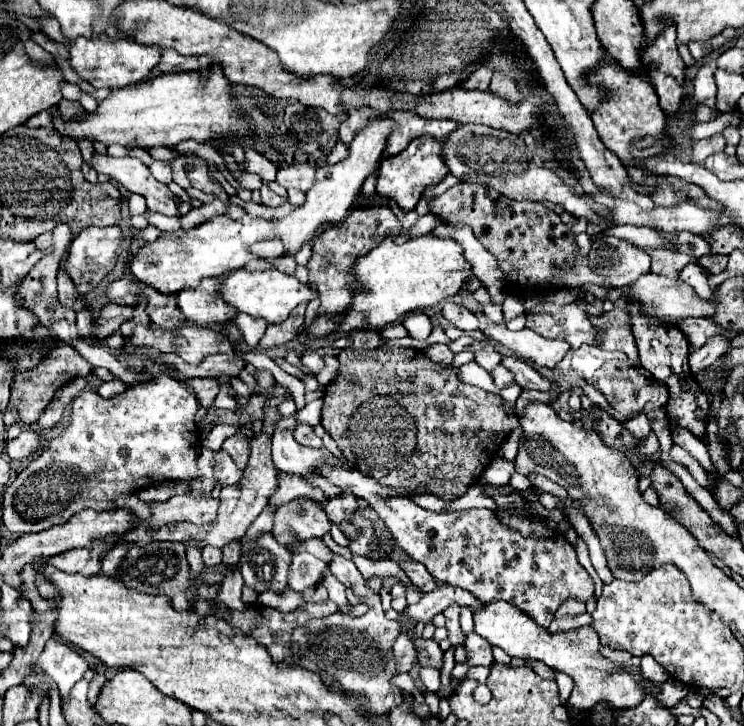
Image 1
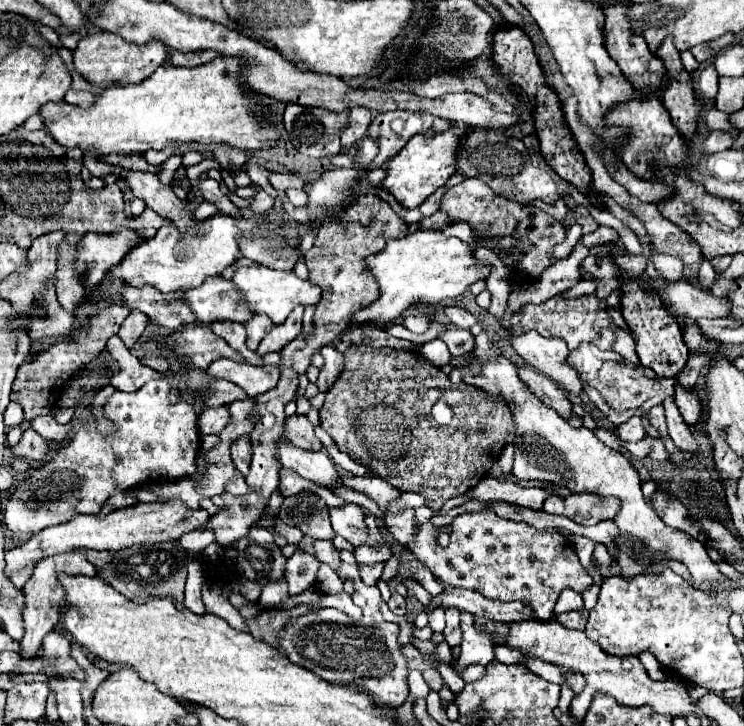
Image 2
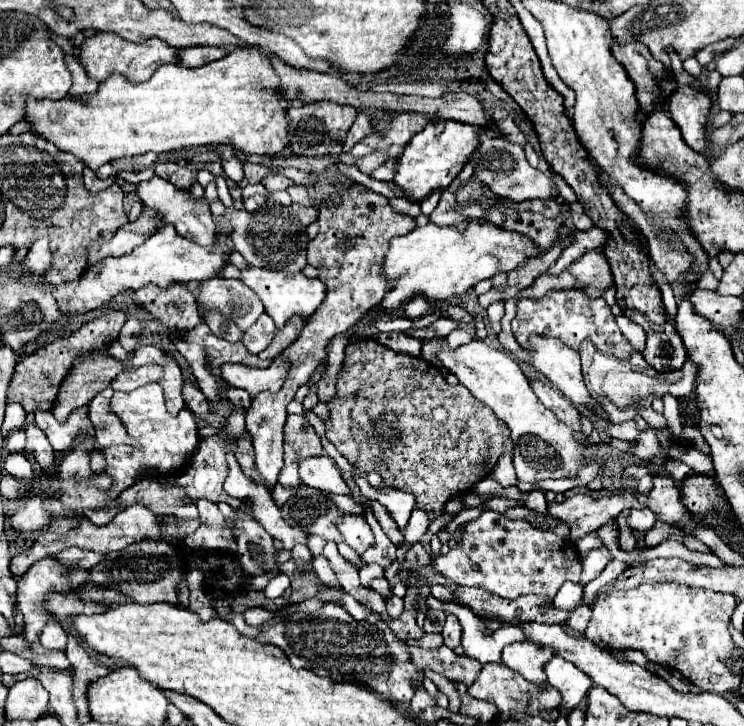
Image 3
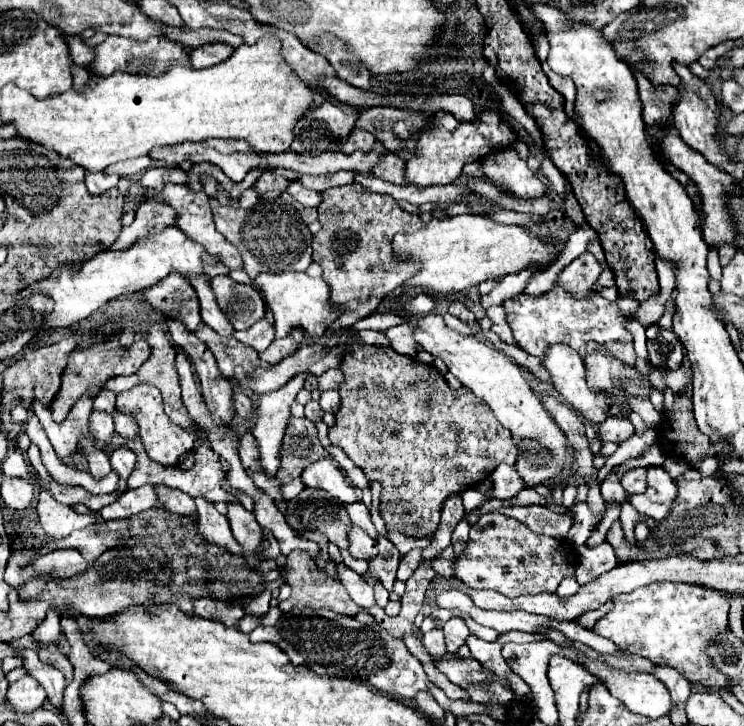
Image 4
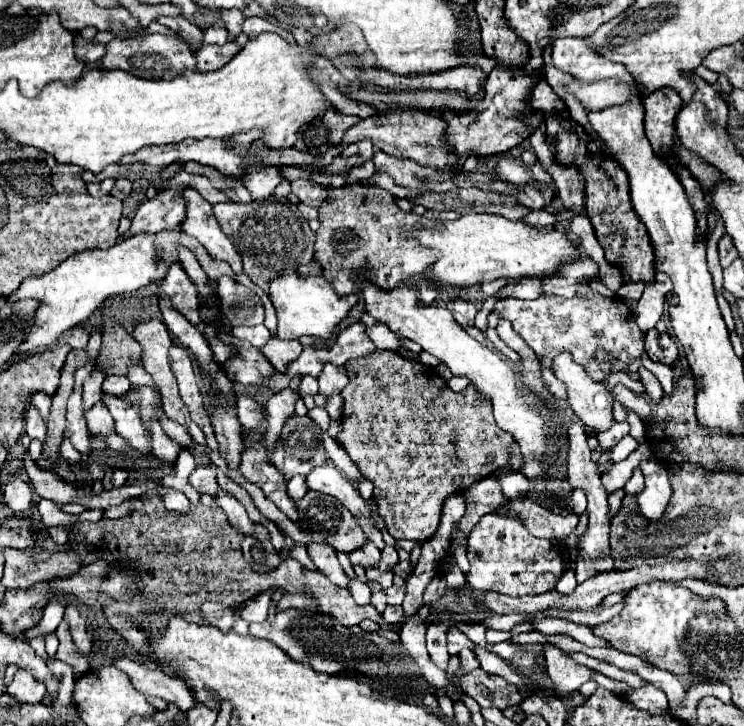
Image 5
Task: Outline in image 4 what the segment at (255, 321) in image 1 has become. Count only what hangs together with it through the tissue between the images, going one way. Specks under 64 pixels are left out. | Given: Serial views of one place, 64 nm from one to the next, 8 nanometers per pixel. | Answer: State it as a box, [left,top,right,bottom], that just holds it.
[234,320,274,352]

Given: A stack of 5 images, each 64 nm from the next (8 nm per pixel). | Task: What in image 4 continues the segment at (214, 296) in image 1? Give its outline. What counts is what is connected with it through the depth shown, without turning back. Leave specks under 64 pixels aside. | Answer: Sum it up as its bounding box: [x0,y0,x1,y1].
[210,276,264,330]

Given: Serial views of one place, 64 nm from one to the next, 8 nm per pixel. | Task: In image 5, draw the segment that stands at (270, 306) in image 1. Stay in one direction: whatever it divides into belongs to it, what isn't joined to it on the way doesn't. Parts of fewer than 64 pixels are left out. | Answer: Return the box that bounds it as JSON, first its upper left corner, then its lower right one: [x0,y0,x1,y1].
[270,274,356,340]

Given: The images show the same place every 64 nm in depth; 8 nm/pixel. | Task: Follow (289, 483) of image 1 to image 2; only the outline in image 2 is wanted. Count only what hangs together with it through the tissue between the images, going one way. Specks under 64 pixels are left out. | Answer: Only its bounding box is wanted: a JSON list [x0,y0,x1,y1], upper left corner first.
[280,470,312,498]

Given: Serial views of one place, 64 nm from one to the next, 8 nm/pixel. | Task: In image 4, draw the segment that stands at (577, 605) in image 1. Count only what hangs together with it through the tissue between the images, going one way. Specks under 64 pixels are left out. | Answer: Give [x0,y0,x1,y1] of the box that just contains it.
[556,578,580,598]

